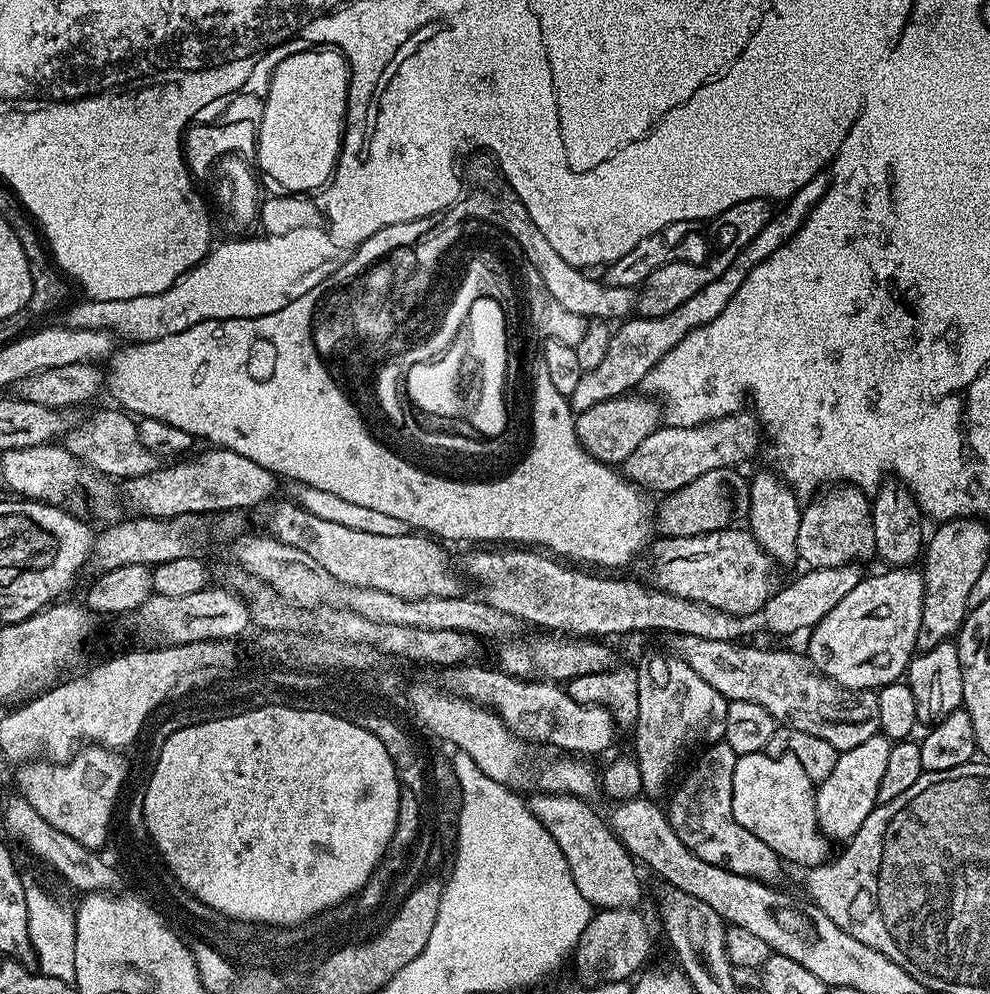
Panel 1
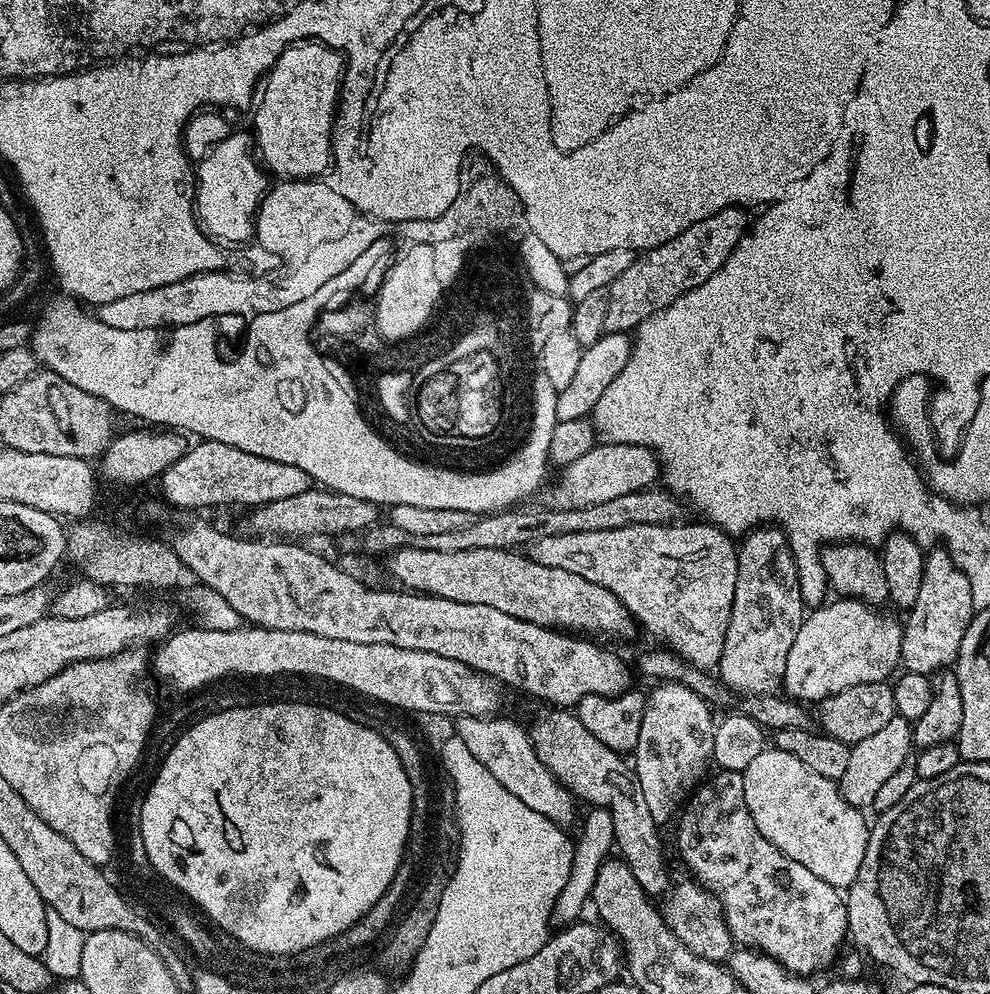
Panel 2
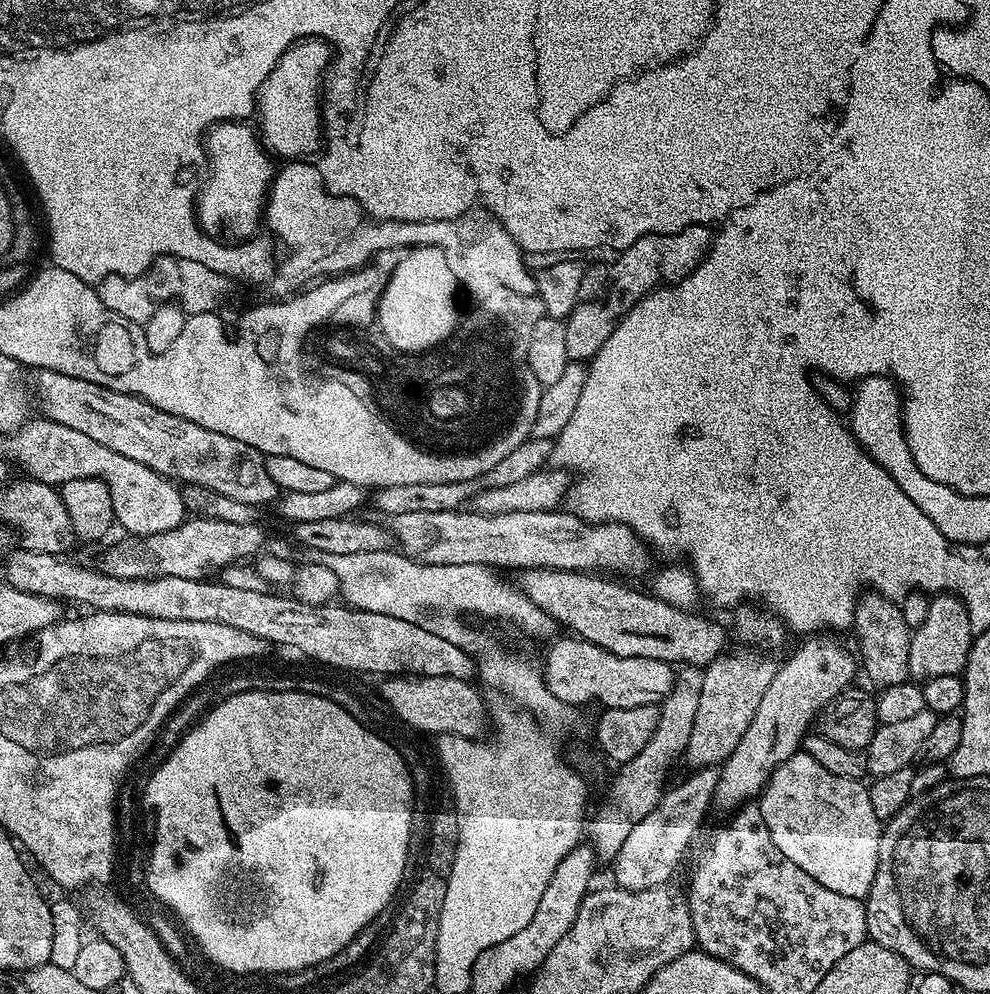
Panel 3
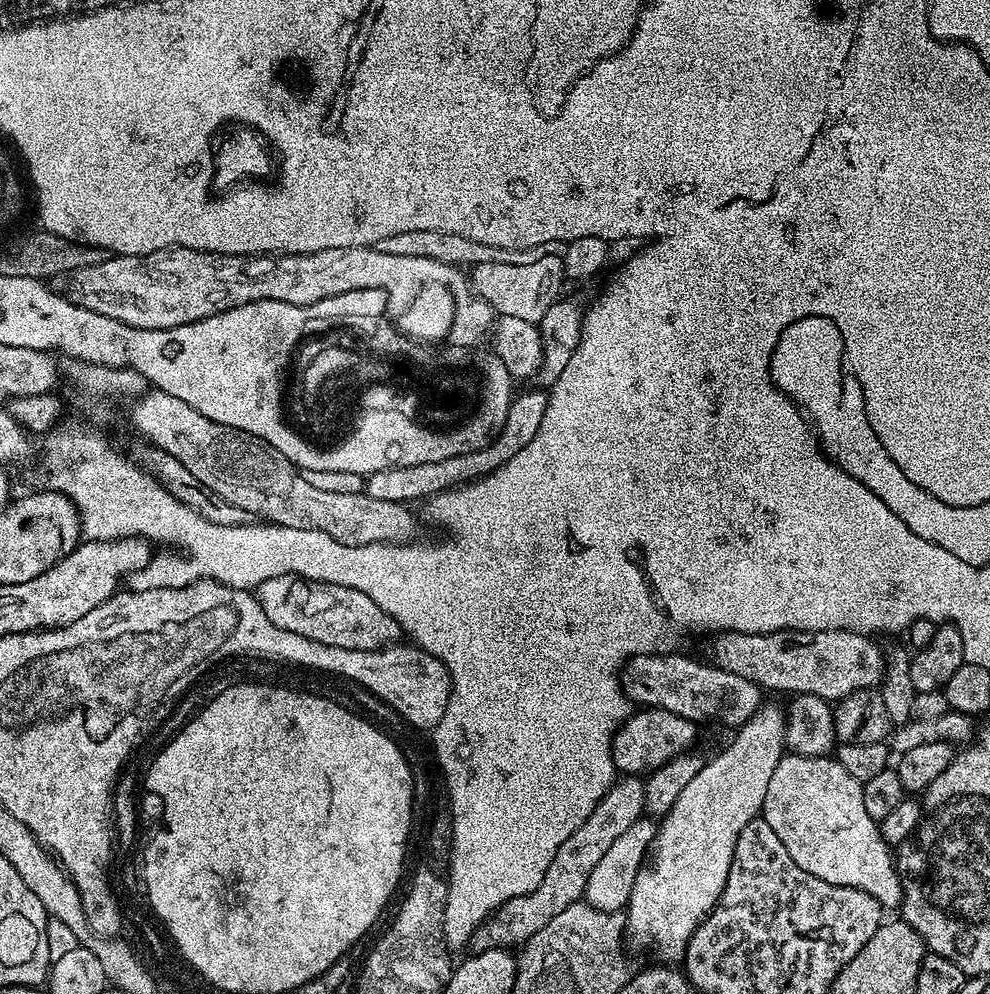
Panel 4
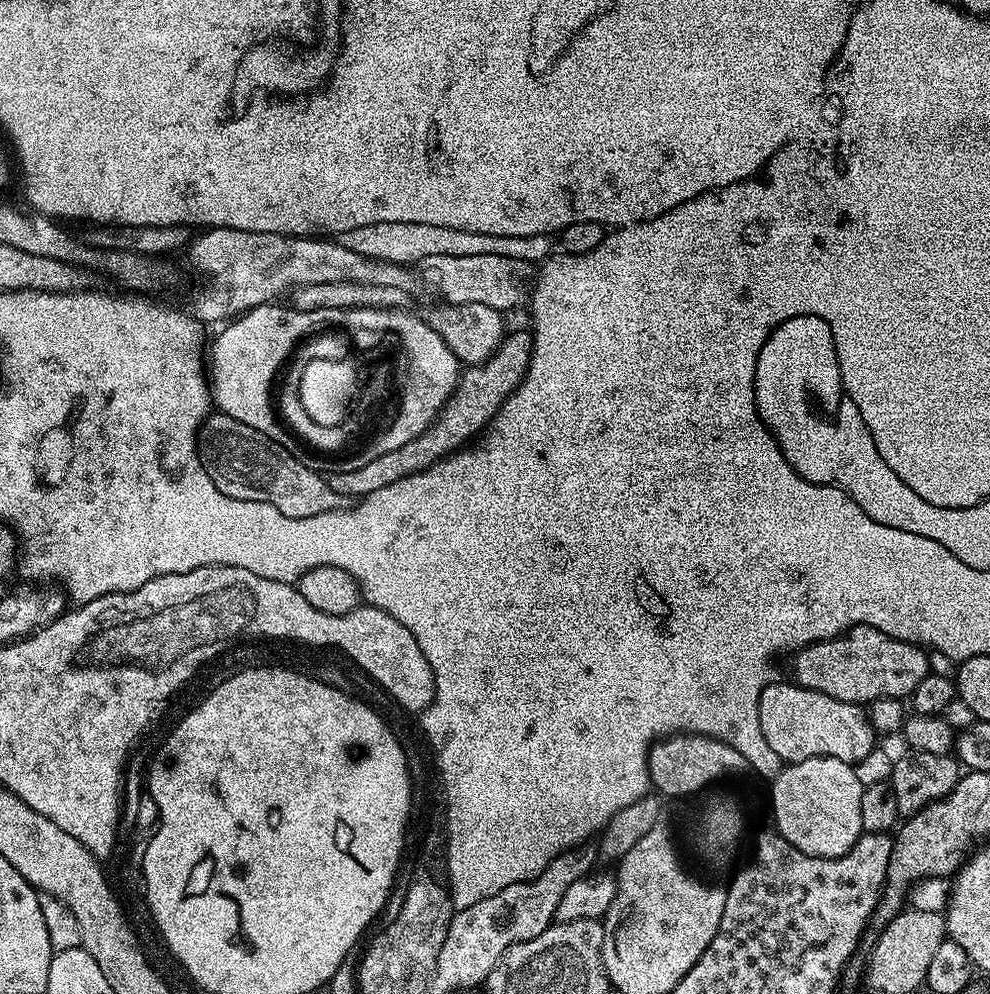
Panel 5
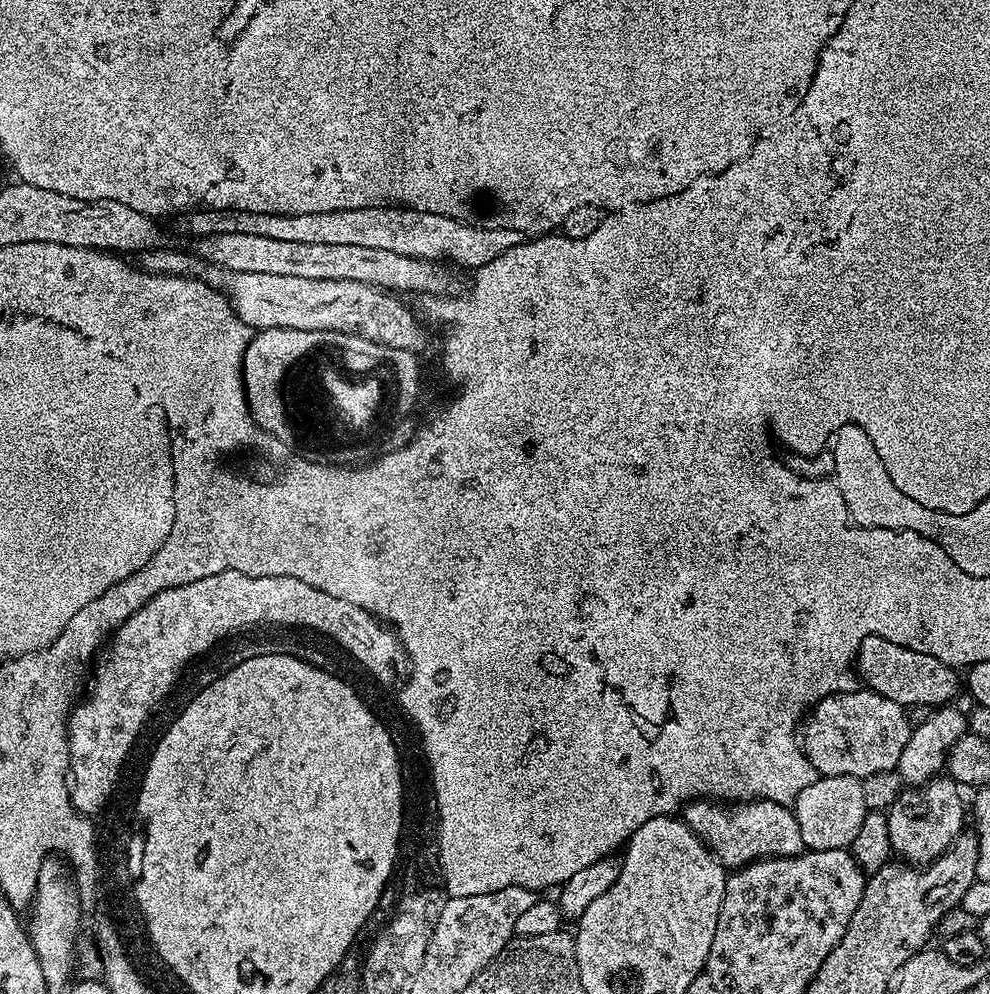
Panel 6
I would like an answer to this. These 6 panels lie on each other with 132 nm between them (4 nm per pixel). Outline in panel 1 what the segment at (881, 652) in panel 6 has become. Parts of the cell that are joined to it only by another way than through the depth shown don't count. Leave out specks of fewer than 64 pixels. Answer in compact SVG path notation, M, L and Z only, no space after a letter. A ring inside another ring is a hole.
M273 498L262 502L255 508L254 516L267 535L276 540L286 542L286 546L294 546L302 550L302 554L310 554L326 574L334 574L338 582L346 582L350 586L382 590L385 594L394 594L394 598L421 600L422 598L450 598L461 595L460 580L454 569L448 565L448 556L443 552L441 541L427 534L407 534L402 537L383 537L379 534L366 534L365 531L352 530L341 523L323 521L301 508L291 498Z

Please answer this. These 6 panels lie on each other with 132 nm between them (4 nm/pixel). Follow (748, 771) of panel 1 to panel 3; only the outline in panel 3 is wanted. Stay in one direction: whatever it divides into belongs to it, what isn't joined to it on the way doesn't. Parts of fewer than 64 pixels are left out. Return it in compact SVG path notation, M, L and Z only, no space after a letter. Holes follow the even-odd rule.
M801 750L776 767L767 788L759 797L758 806L762 810L762 818L766 818L766 826L770 826L774 846L778 846L794 866L802 866L810 878L822 882L822 886L826 886L826 890L834 890L834 894L846 894L846 898L855 900L867 897L878 870L882 821L870 807L868 789L860 780L830 774L830 770L818 766L808 752Z

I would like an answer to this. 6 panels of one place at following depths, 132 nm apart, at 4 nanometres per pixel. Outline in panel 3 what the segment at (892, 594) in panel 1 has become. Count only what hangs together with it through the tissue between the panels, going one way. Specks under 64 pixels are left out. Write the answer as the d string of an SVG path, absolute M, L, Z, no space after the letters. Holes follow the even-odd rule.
M812 634L801 639L804 641L793 650L792 657L777 667L774 682L770 682L750 727L742 734L742 742L734 746L719 769L714 797L717 805L720 803L732 810L745 802L755 801L767 788L776 767L801 751L806 733L826 702L855 681L852 679L858 676L857 657L853 653L851 656L832 636L835 635Z

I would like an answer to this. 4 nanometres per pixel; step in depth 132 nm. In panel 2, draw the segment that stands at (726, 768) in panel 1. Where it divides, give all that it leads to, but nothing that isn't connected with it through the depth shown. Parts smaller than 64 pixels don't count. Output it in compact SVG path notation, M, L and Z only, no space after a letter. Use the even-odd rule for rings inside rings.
M720 770L715 774L717 775L716 777L713 775L711 778L705 779L697 787L696 791L688 797L678 816L680 825L676 828L676 848L680 851L680 856L684 859L685 866L697 876L693 877L698 881L700 887L705 892L709 892L722 906L726 926L730 930L733 941L739 947L751 948L766 954L770 958L777 960L783 968L799 976L811 977L812 972L820 972L823 968L830 967L835 962L836 955L838 955L837 960L841 955L840 947L843 946L844 939L847 941L850 936L848 931L848 902L845 893L839 888L830 886L830 882L822 882L822 878L818 878L818 874L810 874L810 870L806 870L806 866L802 866L802 862L794 862L794 858L782 854L782 850L778 850L778 846L774 846L774 842L767 840L762 834L762 830L758 830L758 826L754 826L754 818L750 818L750 810L746 806L746 798L744 797L744 773Z

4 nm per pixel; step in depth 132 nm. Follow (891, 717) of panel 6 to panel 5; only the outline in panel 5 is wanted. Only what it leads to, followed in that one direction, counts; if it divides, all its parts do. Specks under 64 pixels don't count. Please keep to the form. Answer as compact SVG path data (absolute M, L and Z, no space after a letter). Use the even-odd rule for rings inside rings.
M795 682L767 684L760 695L760 721L762 734L766 734L766 742L770 742L770 750L778 754L778 758L785 765L806 762L806 758L838 758L842 762L855 766L866 754L877 747L878 733L872 729L868 720L868 713L861 705L842 702L838 698L830 698L818 690L802 688Z

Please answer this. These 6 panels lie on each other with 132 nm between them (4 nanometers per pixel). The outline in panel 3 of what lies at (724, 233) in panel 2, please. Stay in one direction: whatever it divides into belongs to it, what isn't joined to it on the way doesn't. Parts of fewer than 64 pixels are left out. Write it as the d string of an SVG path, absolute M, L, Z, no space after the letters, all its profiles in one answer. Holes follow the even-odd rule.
M709 225L686 226L674 234L650 234L638 238L623 249L616 261L611 261L607 287L594 300L581 300L563 321L566 332L566 354L569 361L588 362L606 346L606 338L616 332L622 318L646 294L655 288L677 284L704 260L704 253L714 239Z

